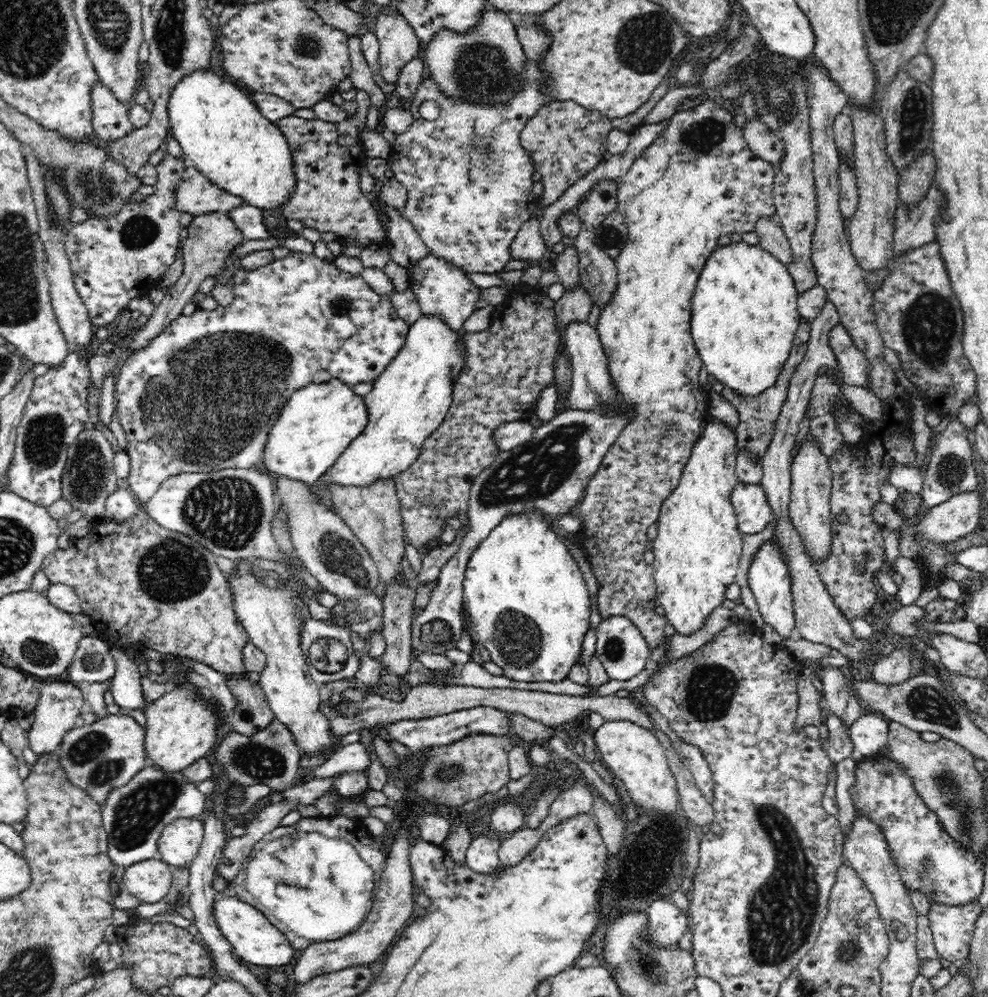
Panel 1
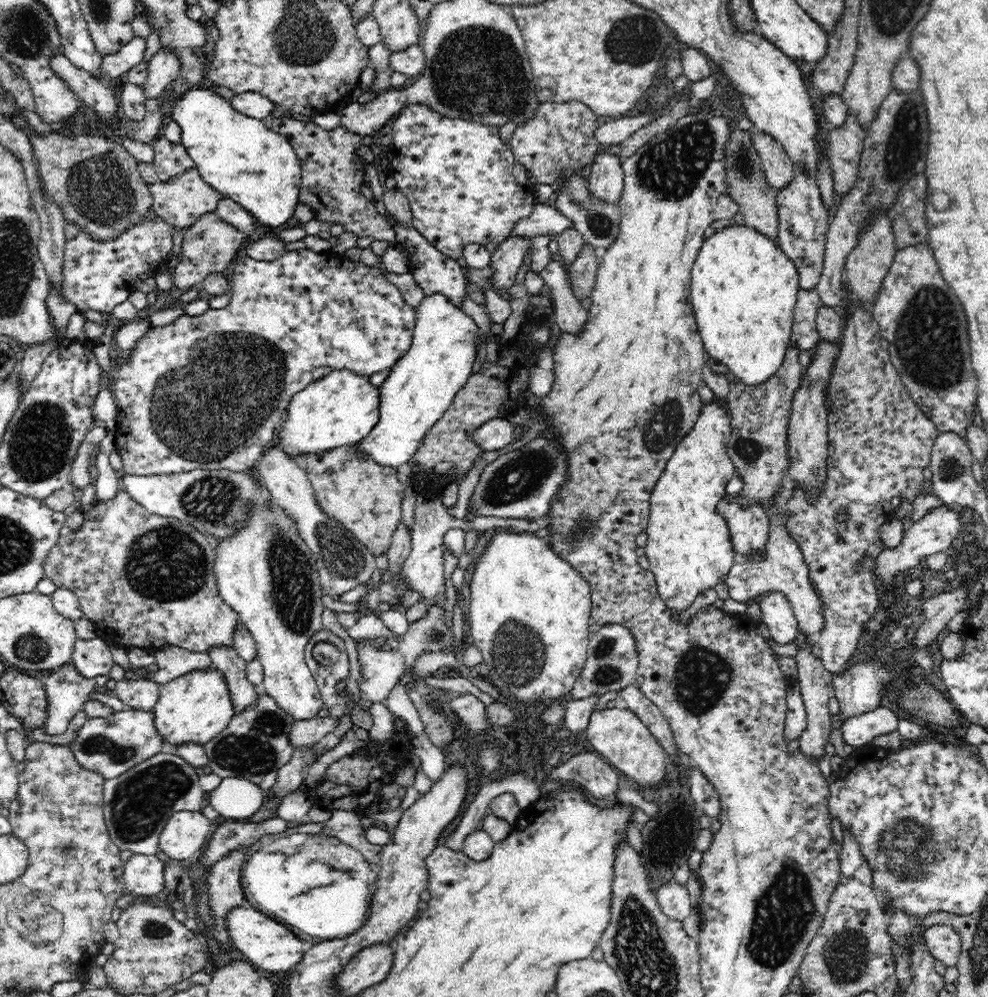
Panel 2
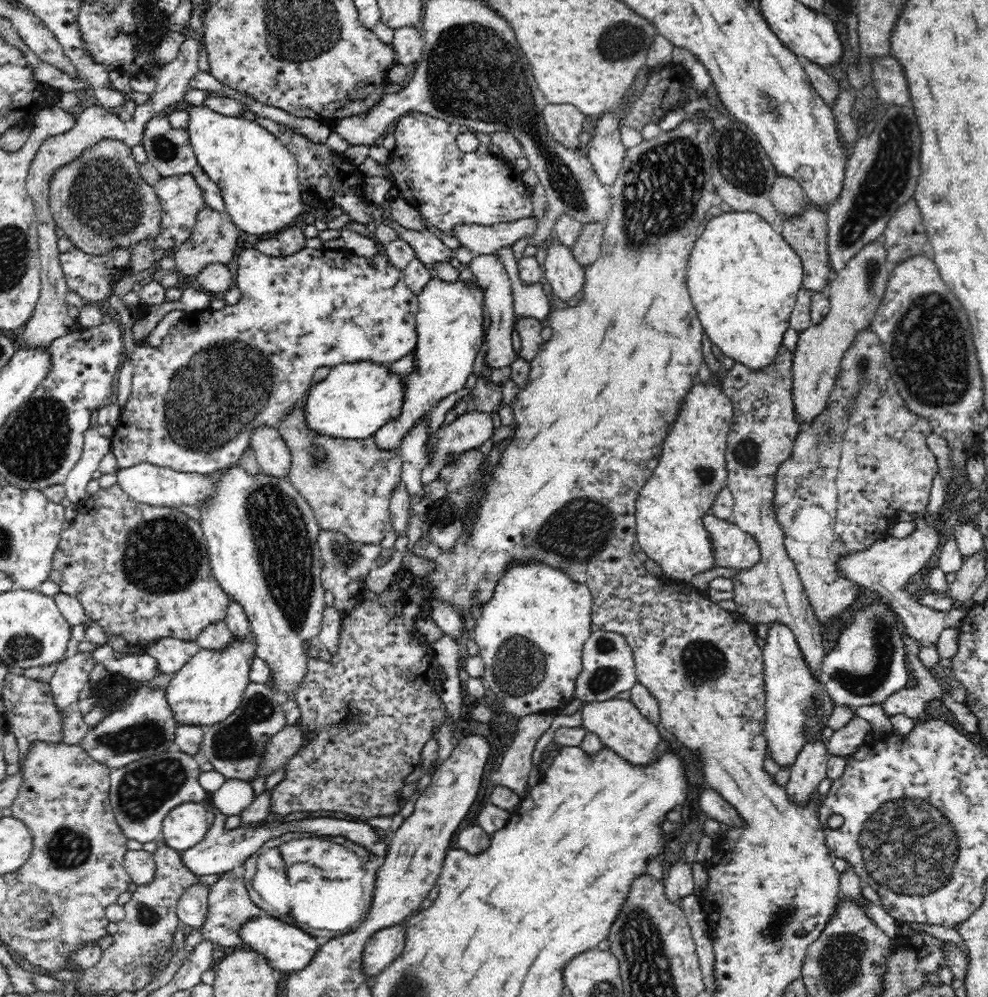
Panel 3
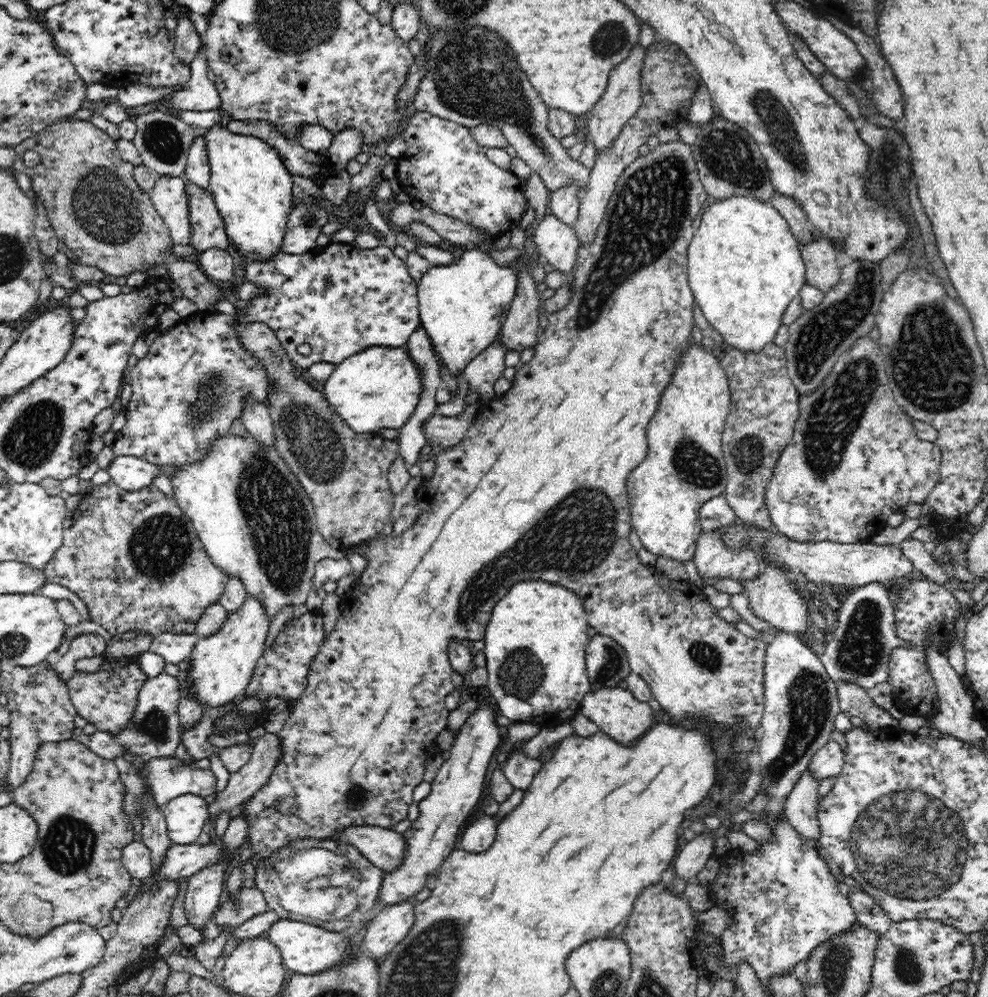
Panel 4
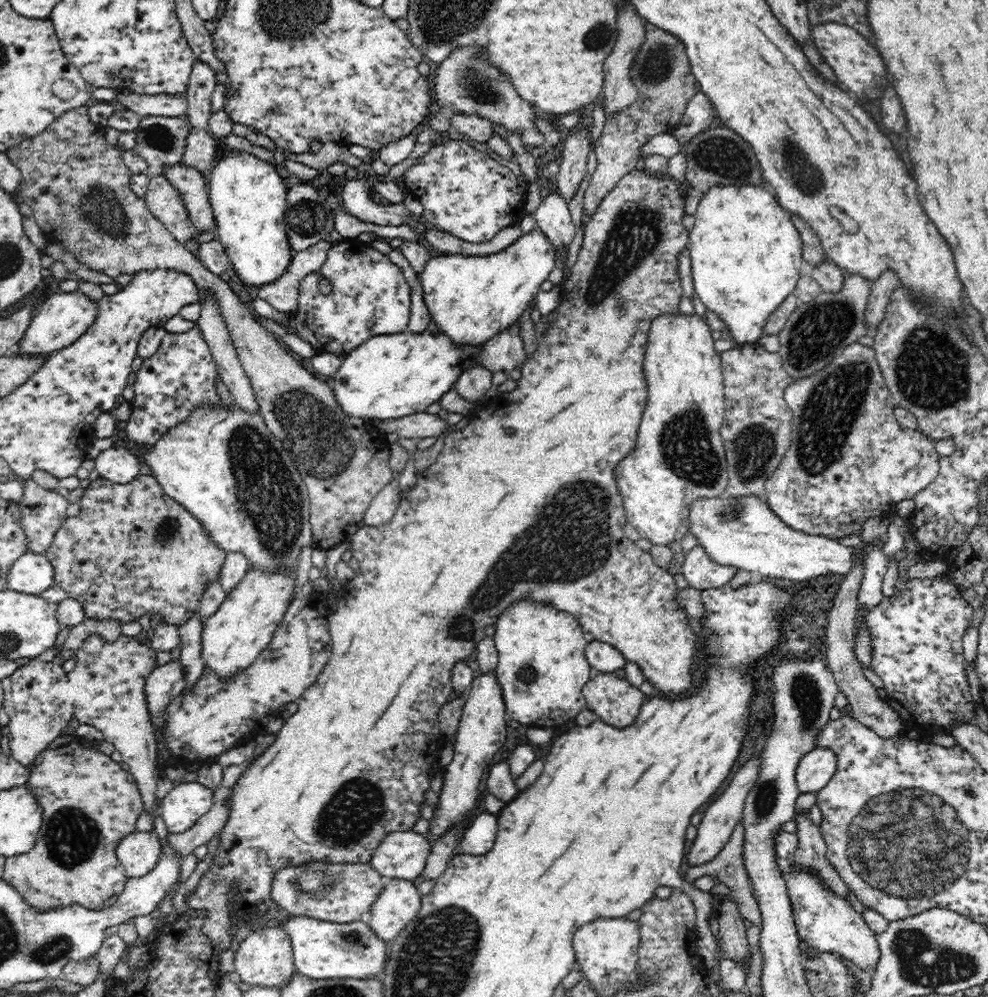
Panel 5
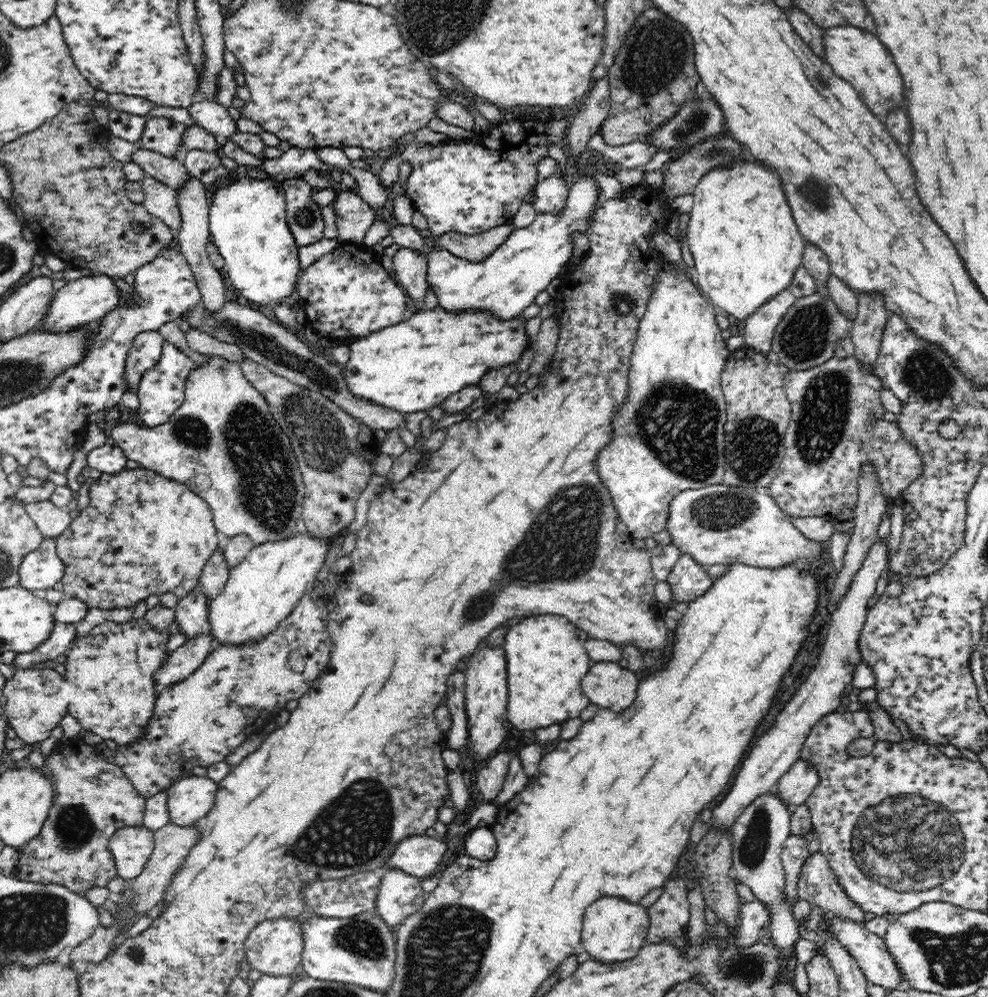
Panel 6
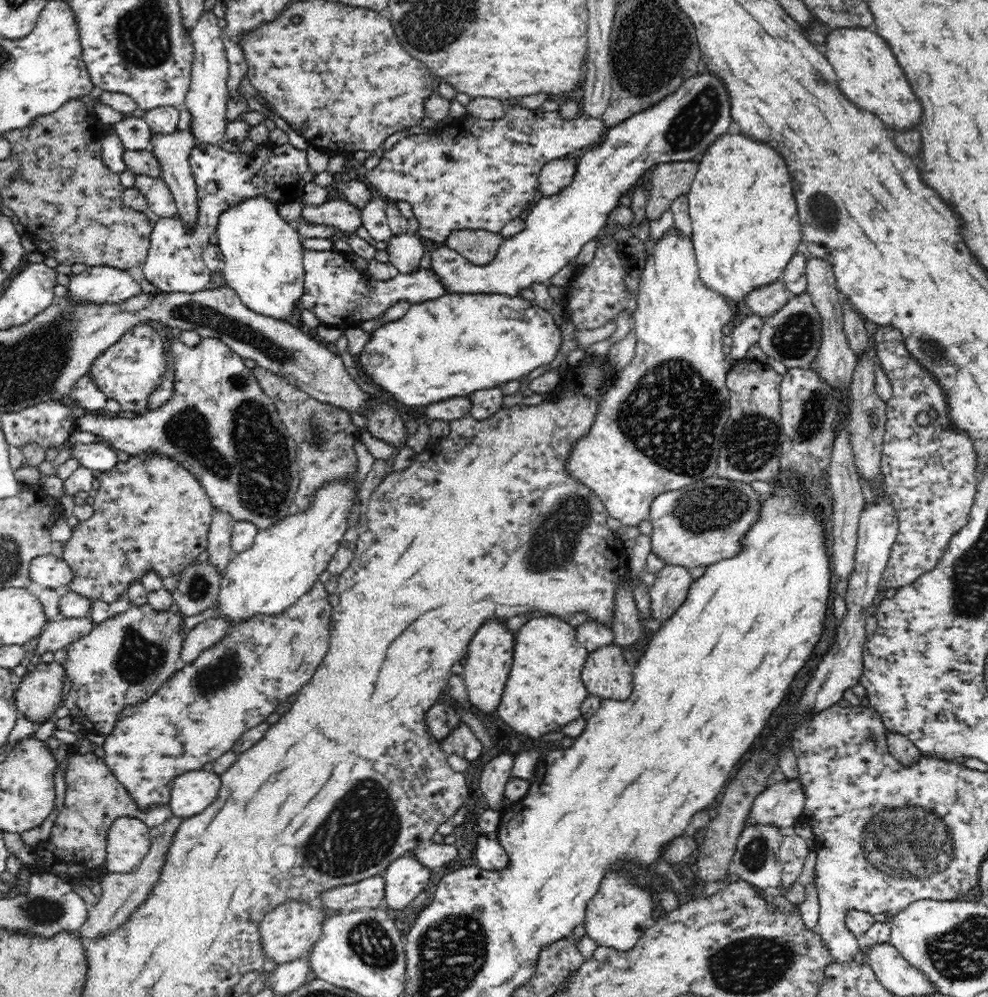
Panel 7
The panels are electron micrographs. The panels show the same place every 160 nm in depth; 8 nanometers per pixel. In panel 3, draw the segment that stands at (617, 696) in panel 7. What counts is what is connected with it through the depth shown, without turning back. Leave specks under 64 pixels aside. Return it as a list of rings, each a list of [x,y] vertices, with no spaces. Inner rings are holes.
[[[612,698],[602,702],[588,702],[581,708],[583,726],[593,732],[602,741],[602,744],[621,756],[626,762],[634,766],[650,764],[660,750],[660,734],[656,725],[652,724],[628,699]]]

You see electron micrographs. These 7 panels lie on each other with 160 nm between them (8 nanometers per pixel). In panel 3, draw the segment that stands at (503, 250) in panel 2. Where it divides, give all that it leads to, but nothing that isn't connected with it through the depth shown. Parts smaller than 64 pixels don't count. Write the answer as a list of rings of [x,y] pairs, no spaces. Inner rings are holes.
[[[496,253],[491,255],[477,255],[466,264],[470,267],[473,276],[477,280],[477,284],[483,288],[484,304],[487,315],[490,316],[490,323],[487,330],[488,346],[487,355],[485,356],[485,363],[489,364],[488,368],[492,370],[495,368],[504,368],[510,366],[514,360],[519,358],[512,347],[512,329],[514,326],[514,305],[512,296],[512,285],[510,280],[509,270],[504,267],[504,263],[500,261],[500,257]]]

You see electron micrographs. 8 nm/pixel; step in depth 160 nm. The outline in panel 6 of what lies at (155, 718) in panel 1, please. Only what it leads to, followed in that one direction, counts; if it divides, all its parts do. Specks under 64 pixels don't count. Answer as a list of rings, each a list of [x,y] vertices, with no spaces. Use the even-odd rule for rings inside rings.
[[[297,532],[296,535],[284,538],[284,540],[253,546],[240,564],[230,568],[224,590],[209,604],[209,633],[213,636],[215,645],[240,646],[242,642],[262,640],[264,636],[268,636],[270,632],[276,630],[282,620],[294,610],[304,594],[312,590],[317,580],[316,574],[324,565],[324,558],[328,554],[331,543],[330,540],[310,537],[308,532],[303,535]]]

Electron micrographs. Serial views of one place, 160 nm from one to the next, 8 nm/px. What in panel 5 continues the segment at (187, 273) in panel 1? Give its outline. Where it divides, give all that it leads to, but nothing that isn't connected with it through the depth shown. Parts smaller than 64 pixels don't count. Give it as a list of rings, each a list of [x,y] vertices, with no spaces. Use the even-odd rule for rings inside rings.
[[[180,162],[174,166],[166,166],[162,175],[180,193],[195,230],[199,234],[214,230],[214,211],[208,199],[207,185],[202,173]]]

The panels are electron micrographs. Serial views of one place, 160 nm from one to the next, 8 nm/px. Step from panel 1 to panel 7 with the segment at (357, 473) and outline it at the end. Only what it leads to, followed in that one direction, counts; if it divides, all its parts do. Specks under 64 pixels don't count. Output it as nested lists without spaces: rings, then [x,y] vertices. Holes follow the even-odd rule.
[[[696,74],[684,80],[676,92],[652,104],[650,108],[630,116],[628,120],[605,130],[600,144],[587,149],[578,159],[573,182],[560,193],[541,197],[530,206],[523,216],[525,228],[513,237],[505,238],[497,250],[496,256],[484,266],[472,264],[468,259],[448,248],[445,244],[431,254],[431,269],[437,274],[445,288],[445,294],[503,294],[516,298],[522,290],[530,288],[532,284],[542,284],[550,280],[554,274],[568,265],[572,258],[580,254],[580,249],[586,242],[596,238],[600,230],[605,228],[608,215],[614,207],[620,205],[618,199],[646,174],[646,170],[657,164],[692,161],[698,159],[708,144],[712,144],[720,134],[730,128],[731,106],[728,100],[726,86],[712,74]]]

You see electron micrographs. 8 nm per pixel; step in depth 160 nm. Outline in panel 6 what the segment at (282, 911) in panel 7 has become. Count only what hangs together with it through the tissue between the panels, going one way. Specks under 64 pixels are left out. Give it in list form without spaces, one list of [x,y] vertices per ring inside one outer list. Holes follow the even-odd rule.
[[[276,918],[258,923],[250,932],[244,944],[247,969],[255,975],[290,976],[301,964],[304,939],[301,924],[297,918]]]

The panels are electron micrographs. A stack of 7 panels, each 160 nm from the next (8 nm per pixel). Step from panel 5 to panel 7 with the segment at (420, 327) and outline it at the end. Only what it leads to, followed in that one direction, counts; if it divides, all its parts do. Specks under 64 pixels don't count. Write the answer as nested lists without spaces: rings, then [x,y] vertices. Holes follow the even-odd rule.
[[[404,232],[390,237],[386,250],[389,254],[389,262],[400,274],[412,274],[420,268],[425,245],[420,236]]]

